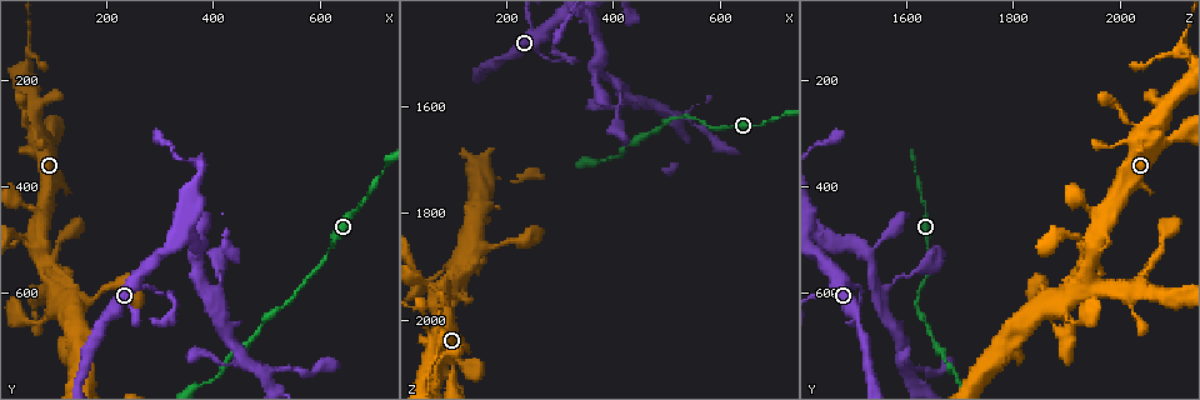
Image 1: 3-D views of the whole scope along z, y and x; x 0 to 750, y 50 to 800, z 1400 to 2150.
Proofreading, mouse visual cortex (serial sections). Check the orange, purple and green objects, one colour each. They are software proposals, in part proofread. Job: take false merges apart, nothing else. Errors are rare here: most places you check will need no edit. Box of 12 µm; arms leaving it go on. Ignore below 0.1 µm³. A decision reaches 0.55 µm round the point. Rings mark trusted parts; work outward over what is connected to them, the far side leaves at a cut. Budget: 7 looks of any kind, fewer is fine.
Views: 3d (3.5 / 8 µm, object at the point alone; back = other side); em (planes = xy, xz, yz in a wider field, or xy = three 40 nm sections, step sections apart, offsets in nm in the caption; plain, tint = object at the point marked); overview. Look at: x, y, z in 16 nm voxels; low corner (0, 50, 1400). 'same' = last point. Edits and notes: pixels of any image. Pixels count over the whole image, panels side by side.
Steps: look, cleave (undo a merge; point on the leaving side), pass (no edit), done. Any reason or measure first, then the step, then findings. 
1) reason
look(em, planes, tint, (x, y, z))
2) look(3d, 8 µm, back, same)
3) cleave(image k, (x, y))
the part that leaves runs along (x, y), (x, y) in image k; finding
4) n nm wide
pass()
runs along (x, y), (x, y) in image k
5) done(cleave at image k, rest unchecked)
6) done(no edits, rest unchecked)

narrows sharply
look(3d, 3.5 µm, (550, 610, 1620))

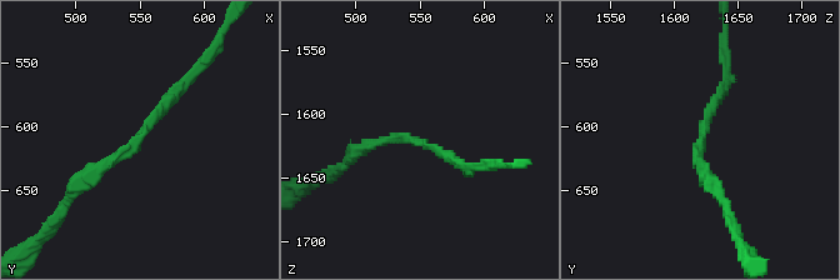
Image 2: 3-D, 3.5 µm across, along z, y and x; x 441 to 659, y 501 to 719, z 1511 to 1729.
arms of 150, 150 nm; need the tissue
look(em, xy, step 3, tint, (546, 610, 1620))

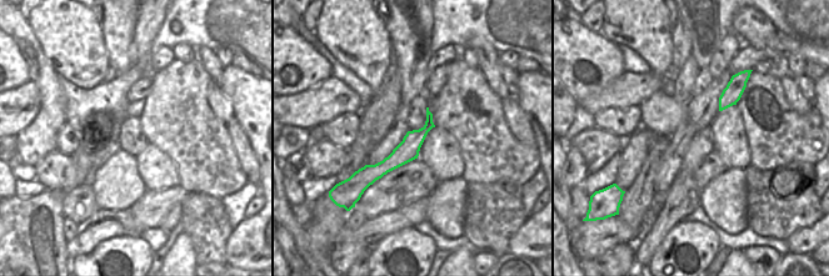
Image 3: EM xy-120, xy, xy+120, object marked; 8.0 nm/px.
pass()
runs along (429, 116), (391, 162), (360, 176) in image 3; continuous, no second cell

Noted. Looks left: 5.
two arms in line, one across
look(3d, 3.5 µm, (390, 595, 1550))

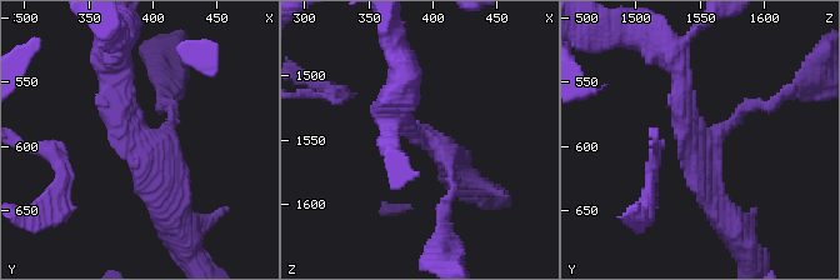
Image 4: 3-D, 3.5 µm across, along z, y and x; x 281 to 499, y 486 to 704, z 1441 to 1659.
3 arms; arms of 150, 300, 350 nm; now the EM
look(em, xy, step 1, tint, (388, 600, 1546))

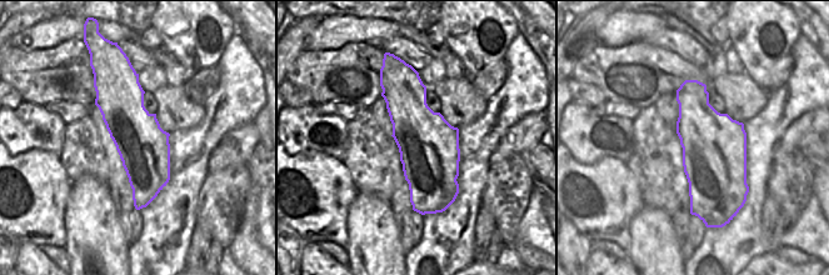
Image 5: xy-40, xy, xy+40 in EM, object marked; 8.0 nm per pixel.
cut it another way
look(em, planes, tint, same)

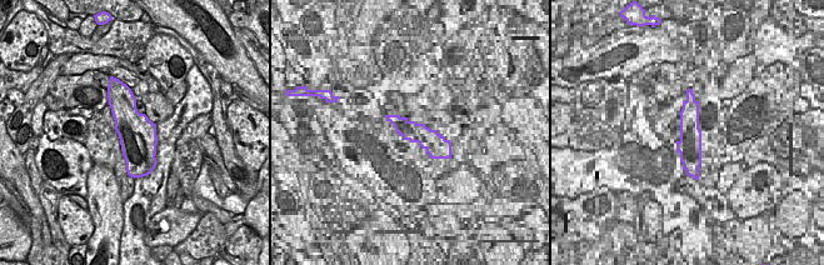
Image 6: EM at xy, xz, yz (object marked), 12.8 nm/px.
pass()
runs along (110, 74), (119, 120), (173, 211) in image 4; all the same cell

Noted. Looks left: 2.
calibre changes
look(3d, 3.5 µm, (75, 605, 2100))

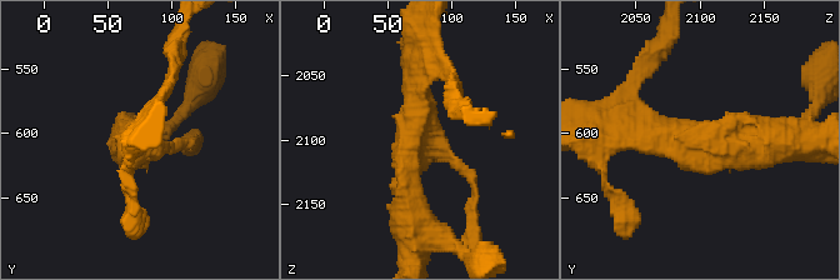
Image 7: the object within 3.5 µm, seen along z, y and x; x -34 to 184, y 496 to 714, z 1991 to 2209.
need the tissue
look(em, planes, tint, (74, 606, 2098))

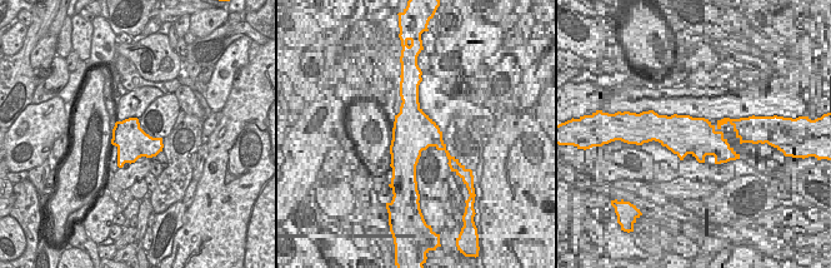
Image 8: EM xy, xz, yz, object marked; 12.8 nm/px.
3 arms
pass()
runs along (421, 55), (421, 201) in image 7; continuous, no second cell

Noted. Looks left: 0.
done(no edits, rest unchecked)

